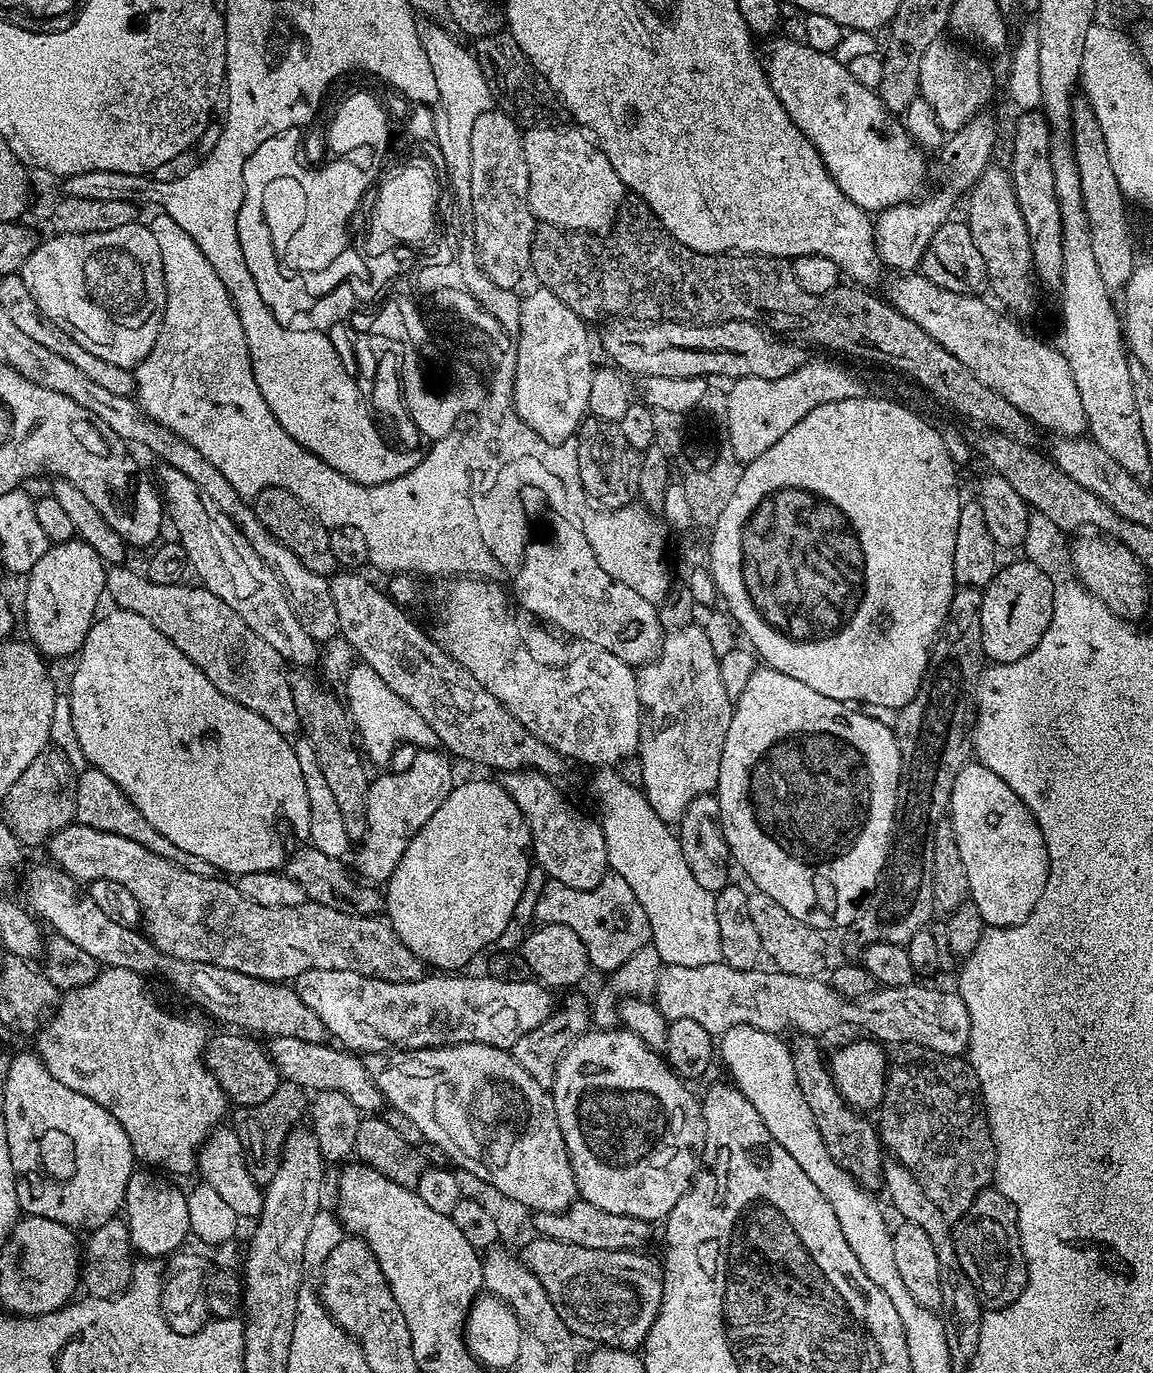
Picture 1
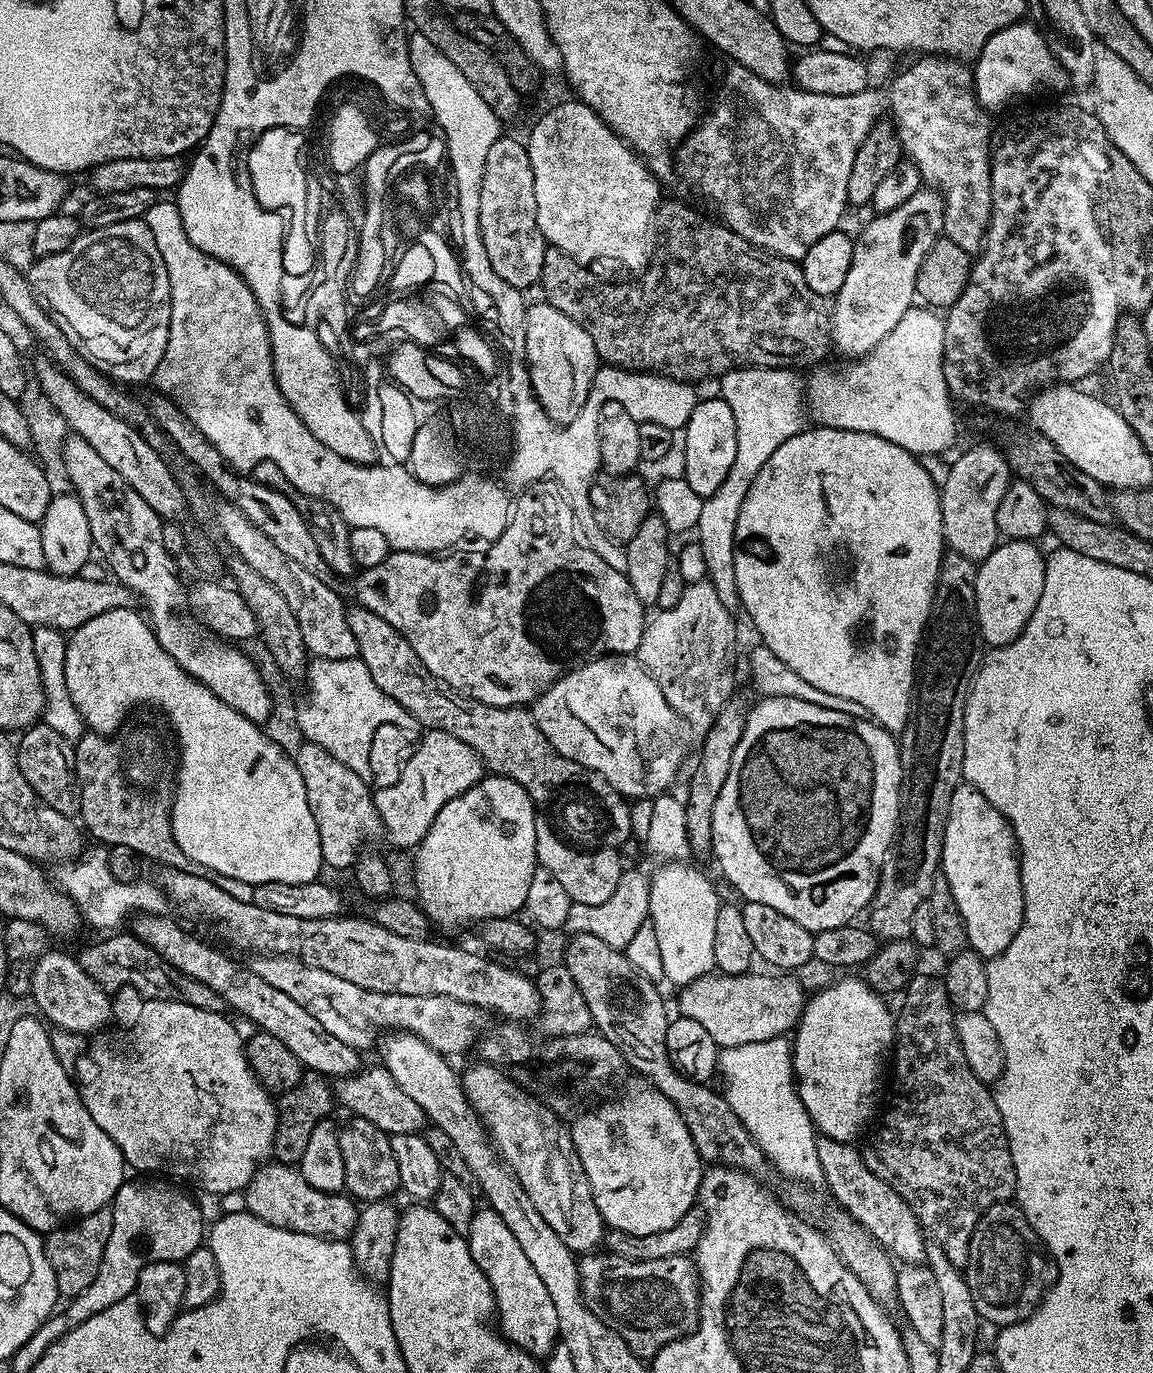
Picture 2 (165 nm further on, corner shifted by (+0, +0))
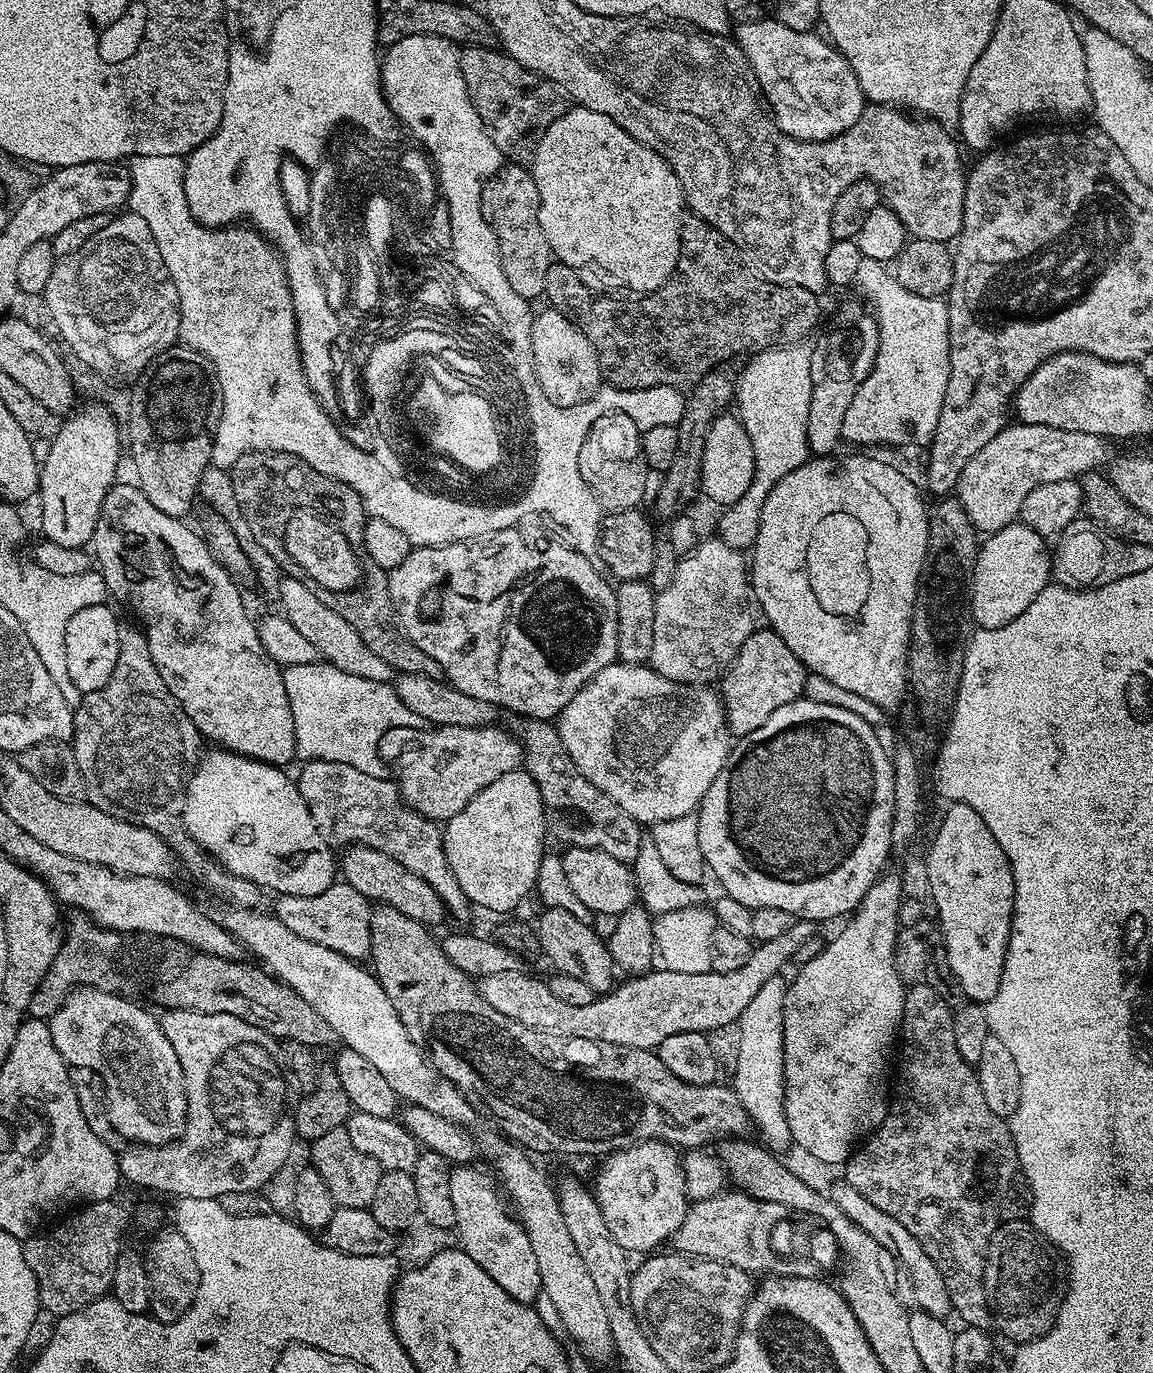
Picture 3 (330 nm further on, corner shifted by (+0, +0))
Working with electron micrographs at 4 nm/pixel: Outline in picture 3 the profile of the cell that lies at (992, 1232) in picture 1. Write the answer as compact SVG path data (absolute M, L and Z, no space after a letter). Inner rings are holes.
M1027 1219L1007 1220L994 1230L988 1239L988 1257L984 1259L984 1289L988 1305L994 1317L995 1327L1004 1336L1017 1340L1022 1346L1027 1340L1046 1336L1052 1328L1056 1315L1064 1306L1064 1291L1070 1286L1070 1272L1065 1257L1061 1256L1045 1233L1037 1230Z

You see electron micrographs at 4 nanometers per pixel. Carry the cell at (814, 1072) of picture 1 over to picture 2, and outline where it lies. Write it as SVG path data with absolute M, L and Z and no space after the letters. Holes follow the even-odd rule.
M817 1135L816 1145L818 1162L822 1162L824 1184L832 1191L836 1199L833 1201L874 1237L889 1256L904 1264L921 1263L925 1259L924 1229L906 1201L885 1180L878 1178L870 1166L866 1166L863 1151L859 1147L856 1149L855 1143L838 1142L822 1135Z

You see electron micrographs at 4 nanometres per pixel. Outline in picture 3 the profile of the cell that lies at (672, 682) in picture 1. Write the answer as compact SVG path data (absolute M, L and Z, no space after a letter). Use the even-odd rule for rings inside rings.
M719 538L701 539L694 551L680 557L670 586L655 595L654 646L649 656L651 668L676 684L708 686L719 681L732 665L732 659L738 654L742 642L746 642L746 638L754 631L753 605L750 603L750 568L746 563L745 553Z

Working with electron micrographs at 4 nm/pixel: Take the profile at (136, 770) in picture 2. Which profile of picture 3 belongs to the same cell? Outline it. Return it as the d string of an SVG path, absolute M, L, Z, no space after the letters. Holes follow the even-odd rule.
M124 622L117 623L116 633L118 634L118 658L114 670L110 674L110 678L98 690L93 692L85 692L80 697L80 704L74 709L72 713L72 721L74 722L74 730L72 731L72 753L78 762L78 770L81 778L84 779L84 786L82 789L83 795L86 797L87 803L92 804L98 810L102 810L106 814L110 814L119 820L125 820L131 824L142 826L146 830L150 830L154 834L158 834L158 838L162 838L162 842L166 842L168 847L172 850L172 855L177 861L184 863L184 868L197 880L200 884L205 884L210 891L216 896L221 896L225 900L225 905L234 908L251 908L253 910L261 907L260 899L266 896L265 889L261 888L259 884L250 882L250 878L242 878L233 872L227 872L216 860L213 860L198 842L194 842L194 838L186 830L184 825L184 789L188 786L188 780L192 777L192 773L202 755L202 737L200 731L194 726L194 722L190 722L188 713L174 698L174 694L170 694L170 690L166 690L166 682L162 682L162 674L158 674L158 666L154 666L154 662L150 658L150 642L146 638L143 627L137 626L135 623L124 624Z

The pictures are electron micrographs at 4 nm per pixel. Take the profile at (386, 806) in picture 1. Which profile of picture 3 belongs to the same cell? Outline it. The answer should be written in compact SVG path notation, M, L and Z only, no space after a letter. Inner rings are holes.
M439 726L429 727L421 731L416 740L416 745L409 752L400 756L400 797L409 804L418 814L437 822L447 822L458 814L490 782L498 782L502 774L510 774L521 767L524 759L524 750L520 747L519 739L511 731L503 732L500 726L486 728L471 728L470 726Z

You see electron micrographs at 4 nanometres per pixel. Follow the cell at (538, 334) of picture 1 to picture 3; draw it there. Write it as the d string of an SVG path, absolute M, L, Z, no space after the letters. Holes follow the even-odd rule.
M551 306L545 309L545 312L537 311L530 320L536 377L546 398L550 398L552 404L563 408L576 408L583 405L580 404L583 400L584 403L591 401L592 397L600 391L602 387L600 363L594 346L590 346L586 334L578 330L573 320L566 318Z

